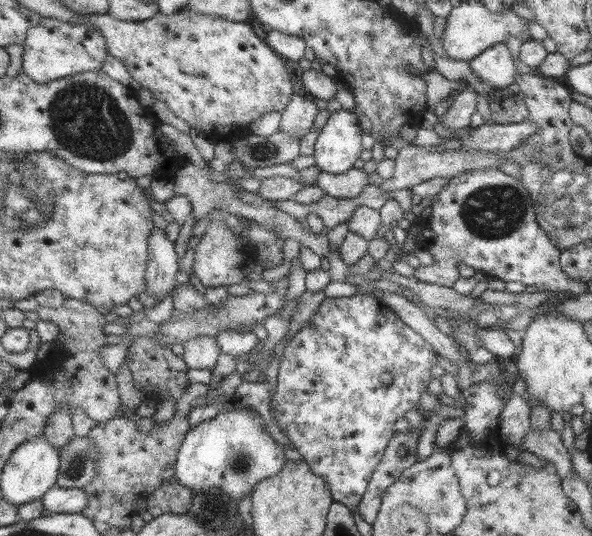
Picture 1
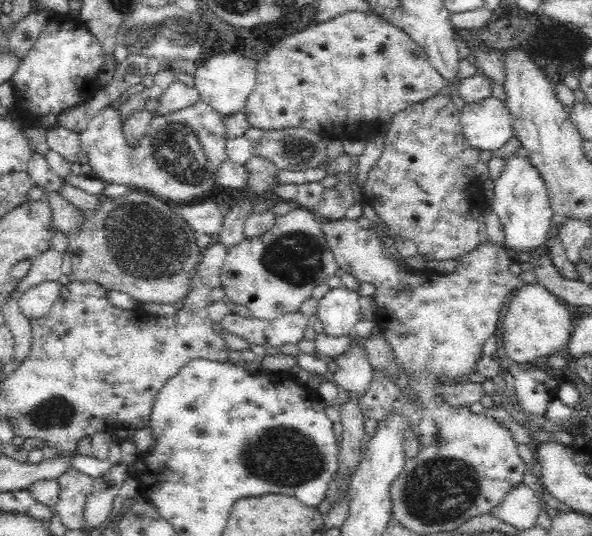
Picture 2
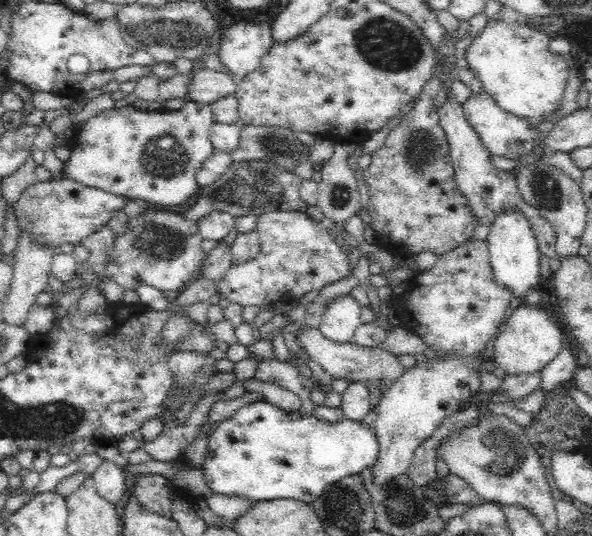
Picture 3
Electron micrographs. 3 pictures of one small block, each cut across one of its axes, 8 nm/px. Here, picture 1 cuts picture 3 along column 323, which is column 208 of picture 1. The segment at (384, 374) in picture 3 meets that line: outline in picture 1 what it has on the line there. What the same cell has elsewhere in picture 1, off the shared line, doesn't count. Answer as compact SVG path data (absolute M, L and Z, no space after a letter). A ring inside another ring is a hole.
M195 335L187 341L183 341L183 362L187 367L202 369L210 372L215 366L217 355L221 345L217 337L213 335Z

